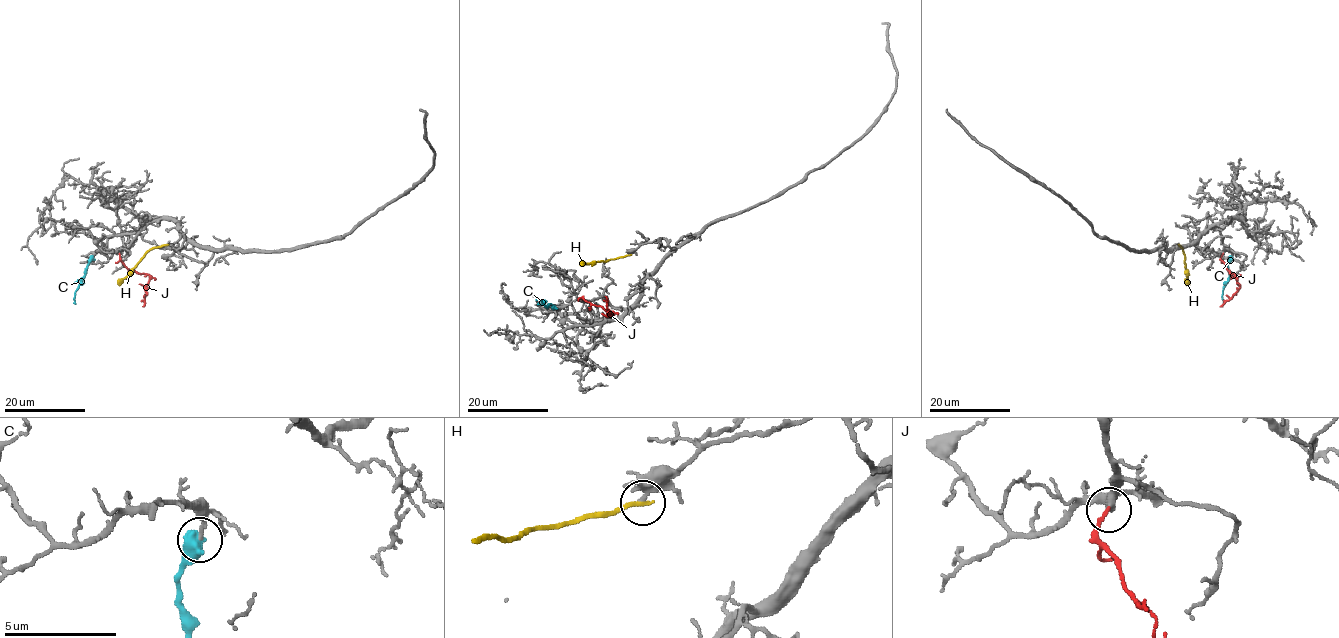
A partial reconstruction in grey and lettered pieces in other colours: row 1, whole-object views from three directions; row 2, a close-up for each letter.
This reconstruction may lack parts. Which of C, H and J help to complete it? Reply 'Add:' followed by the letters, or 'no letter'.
Add: J

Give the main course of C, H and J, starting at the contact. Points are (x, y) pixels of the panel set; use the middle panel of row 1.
C: (554, 308), (536, 300)
H: (630, 255), (581, 266)
J: (582, 299), (609, 310), (608, 316), (605, 296)

